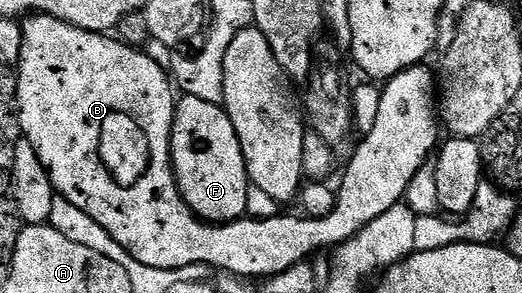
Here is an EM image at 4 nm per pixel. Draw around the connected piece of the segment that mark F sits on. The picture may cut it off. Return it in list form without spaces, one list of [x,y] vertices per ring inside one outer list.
[[[181,96],[176,102],[176,113],[172,117],[172,167],[176,174],[176,186],[180,189],[180,194],[184,196],[184,201],[192,208],[193,213],[201,221],[215,223],[218,225],[227,225],[229,221],[241,220],[248,212],[248,194],[250,192],[250,182],[248,180],[248,168],[244,162],[244,152],[238,143],[238,135],[234,131],[234,123],[230,123],[228,112],[223,105],[215,105],[206,99],[197,97]]]

